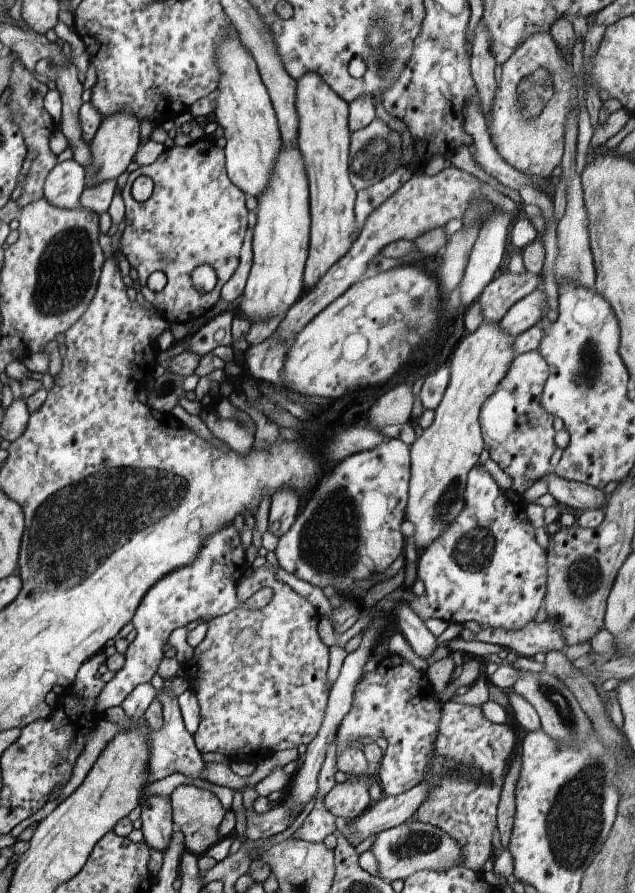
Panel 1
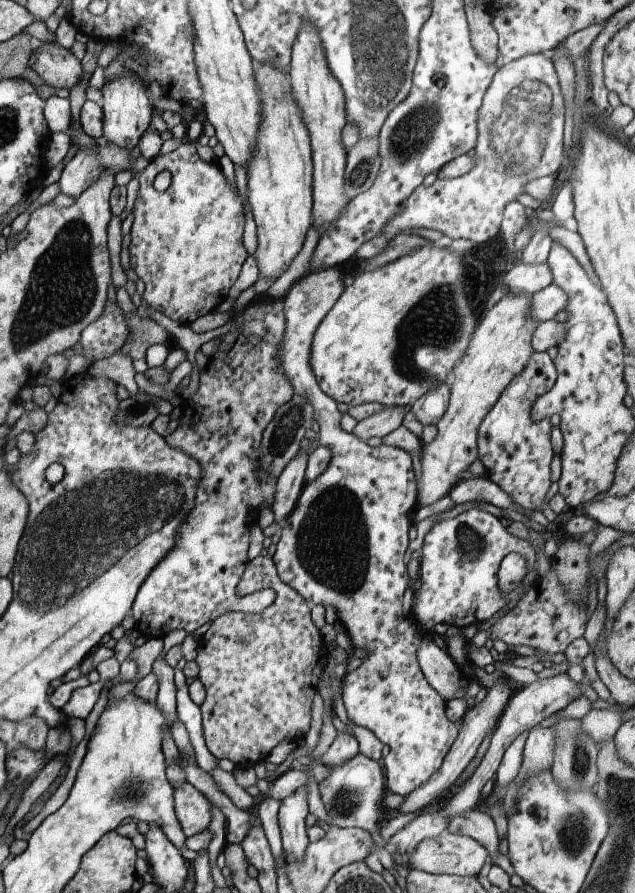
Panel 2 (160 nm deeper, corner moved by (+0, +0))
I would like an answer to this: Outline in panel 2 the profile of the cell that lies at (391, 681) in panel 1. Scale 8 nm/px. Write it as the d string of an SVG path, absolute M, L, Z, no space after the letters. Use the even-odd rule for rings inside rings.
M336 267L310 270L288 289L283 298L286 328L279 348L279 369L286 373L293 392L305 396L313 406L314 420L321 430L318 440L329 448L332 458L322 474L306 483L305 470L309 453L300 450L277 476L271 510L276 522L286 521L281 529L282 535L276 545L273 561L280 578L305 599L312 598L315 604L334 606L338 622L347 630L354 648L368 652L360 666L342 678L342 700L352 722L369 728L383 744L388 744L390 752L384 760L388 793L407 797L441 769L460 726L448 720L445 711L447 702L430 686L420 670L417 650L423 641L422 628L412 615L406 614L403 605L405 590L413 583L404 562L404 553L411 542L408 530L412 526L412 513L418 506L412 458L405 450L396 447L384 444L370 447L354 433L344 431L343 416L336 407L337 402L324 394L318 386L310 364L314 333L342 296L345 289L343 278Z

